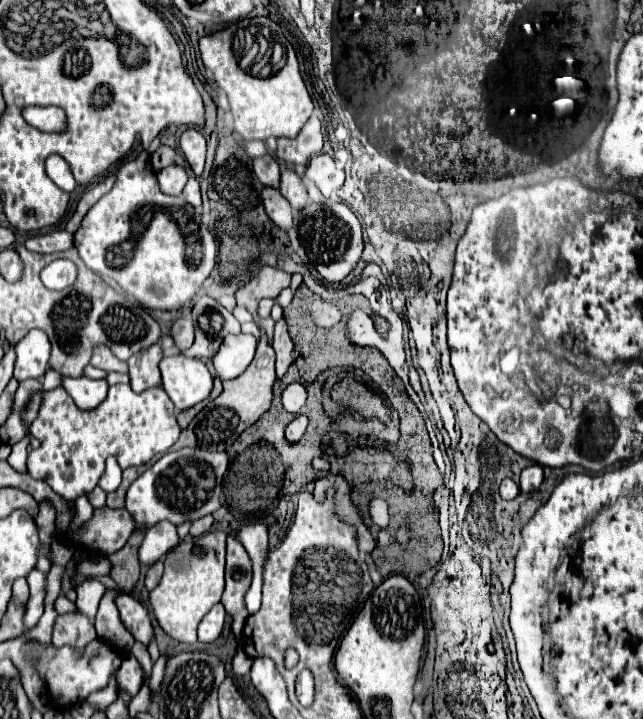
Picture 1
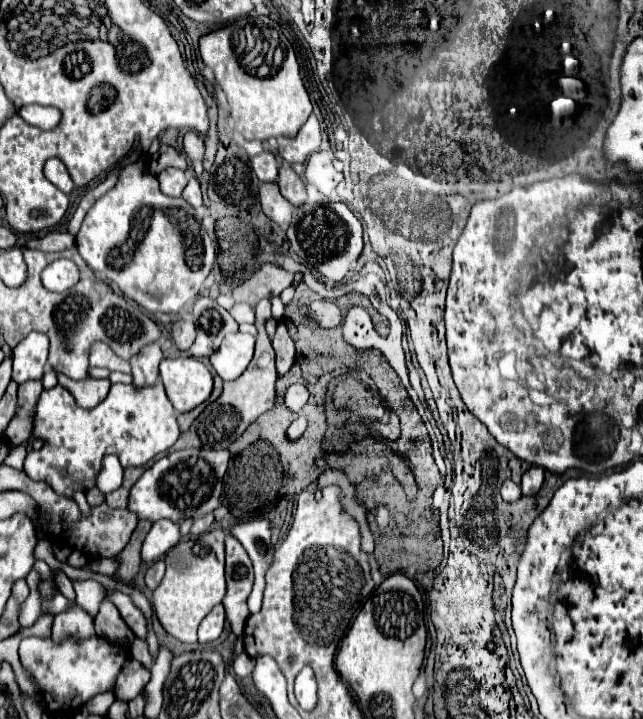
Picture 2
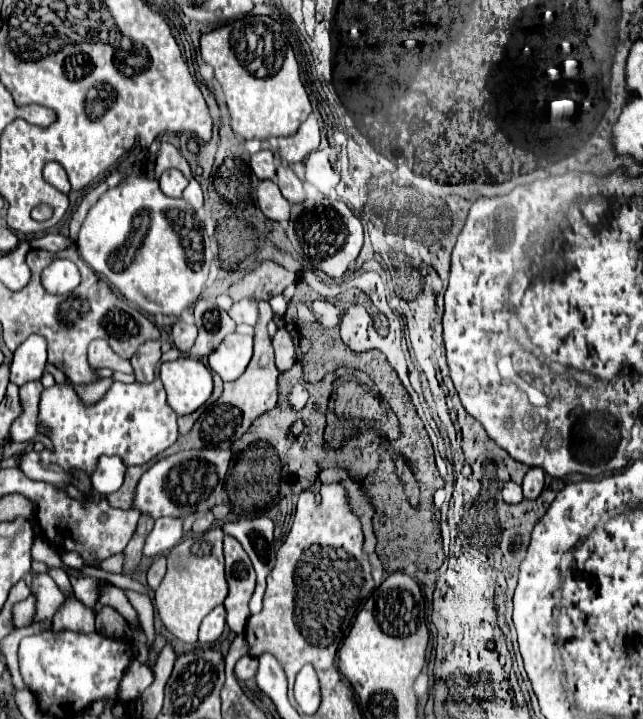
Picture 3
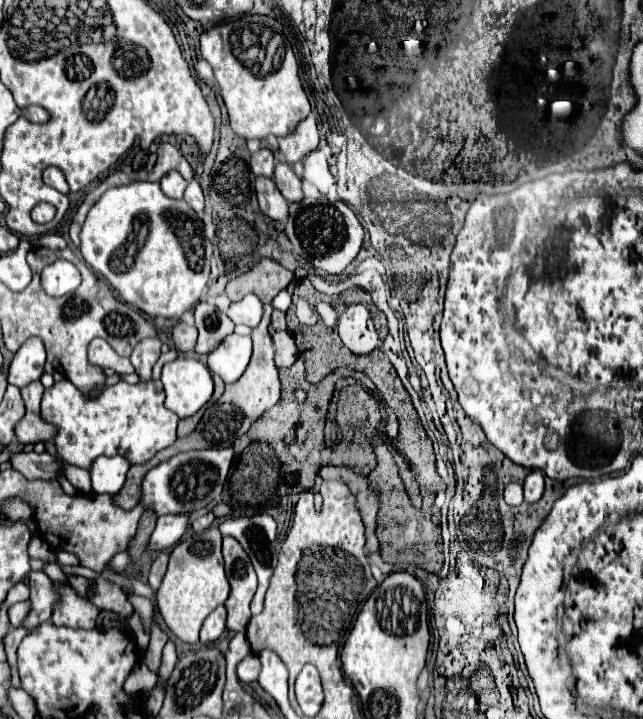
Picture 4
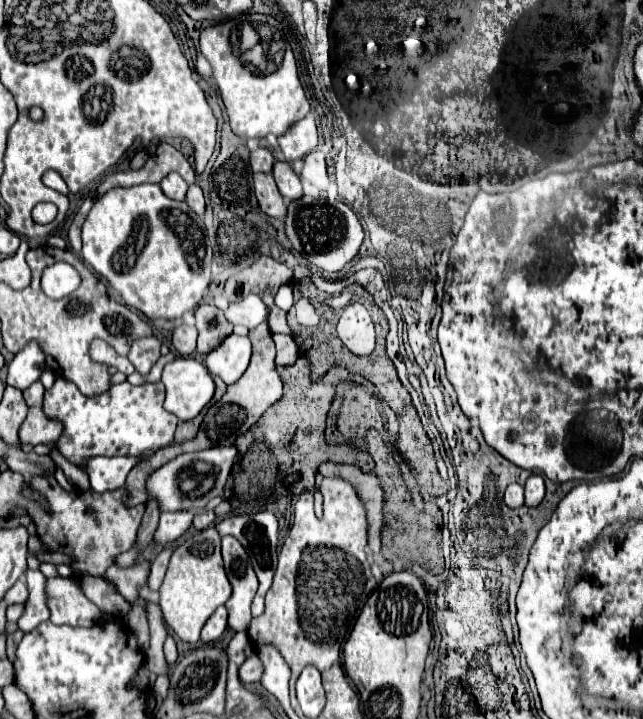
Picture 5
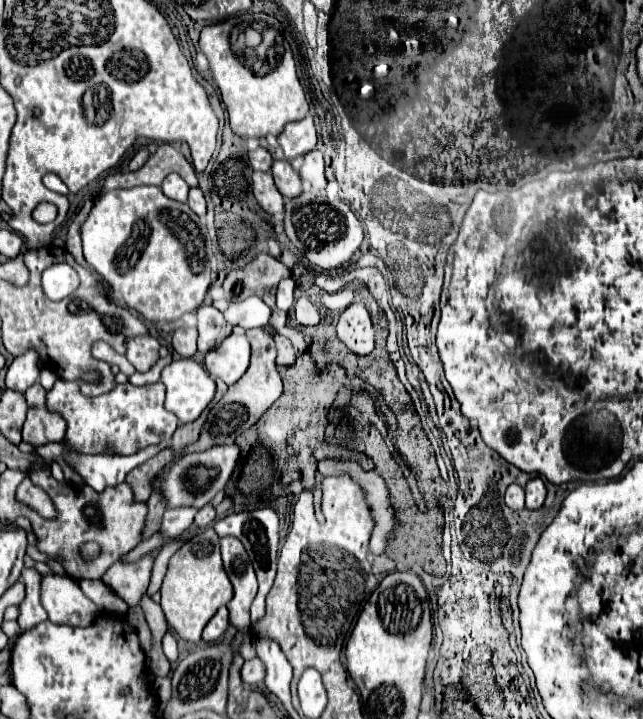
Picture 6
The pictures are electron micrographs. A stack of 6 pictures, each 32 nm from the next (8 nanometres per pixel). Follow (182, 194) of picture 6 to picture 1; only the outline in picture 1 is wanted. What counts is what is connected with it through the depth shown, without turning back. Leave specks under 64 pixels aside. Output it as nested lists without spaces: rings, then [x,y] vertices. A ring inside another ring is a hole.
[[[164,168],[164,172],[158,172],[158,182],[164,194],[180,196],[188,182],[188,172],[184,168]]]

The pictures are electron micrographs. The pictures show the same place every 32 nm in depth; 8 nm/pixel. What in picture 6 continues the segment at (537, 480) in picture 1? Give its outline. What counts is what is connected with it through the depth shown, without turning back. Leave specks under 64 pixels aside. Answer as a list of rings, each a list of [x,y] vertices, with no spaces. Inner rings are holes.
[[[532,478],[526,484],[526,508],[528,510],[538,510],[544,506],[546,500],[546,488],[540,478]]]

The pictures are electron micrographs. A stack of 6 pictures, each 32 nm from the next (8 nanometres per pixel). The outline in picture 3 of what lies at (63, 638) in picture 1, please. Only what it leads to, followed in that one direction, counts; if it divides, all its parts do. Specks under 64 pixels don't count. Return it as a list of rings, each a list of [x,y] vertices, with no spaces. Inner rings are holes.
[[[66,596],[66,602],[62,608],[54,614],[52,626],[56,630],[68,628],[74,632],[92,632],[94,630],[94,618],[96,610],[84,606],[76,596]]]

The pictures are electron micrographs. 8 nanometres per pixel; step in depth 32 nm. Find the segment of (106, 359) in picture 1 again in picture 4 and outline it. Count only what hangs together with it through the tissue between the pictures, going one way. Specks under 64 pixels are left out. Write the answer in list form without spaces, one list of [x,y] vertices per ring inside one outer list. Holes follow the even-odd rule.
[[[100,338],[92,340],[92,344],[88,348],[88,358],[90,358],[92,364],[102,366],[102,368],[114,368],[120,374],[132,374],[134,372],[130,360],[118,356],[114,352],[114,348],[110,348],[110,344],[104,342],[104,340],[100,340]]]

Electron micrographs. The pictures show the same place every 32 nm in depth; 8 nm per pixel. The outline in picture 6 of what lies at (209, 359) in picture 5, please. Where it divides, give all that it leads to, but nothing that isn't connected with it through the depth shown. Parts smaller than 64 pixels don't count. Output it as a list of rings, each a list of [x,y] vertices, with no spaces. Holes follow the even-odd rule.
[[[230,334],[218,348],[206,354],[204,368],[210,376],[224,380],[228,386],[236,384],[248,368],[250,344],[246,336]]]

